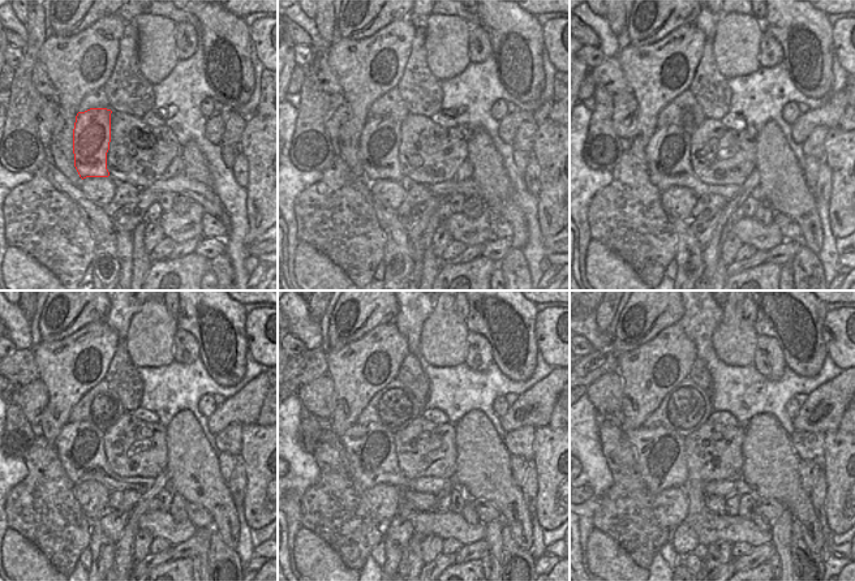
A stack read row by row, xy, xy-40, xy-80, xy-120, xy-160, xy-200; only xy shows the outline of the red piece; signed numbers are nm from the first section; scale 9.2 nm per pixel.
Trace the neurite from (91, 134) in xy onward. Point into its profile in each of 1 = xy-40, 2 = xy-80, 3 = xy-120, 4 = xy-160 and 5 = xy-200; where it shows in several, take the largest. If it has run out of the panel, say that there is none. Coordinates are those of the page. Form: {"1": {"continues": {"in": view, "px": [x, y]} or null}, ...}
{"1": {"continues": {"in": "xy-40", "px": [381, 137]}}, "2": {"continues": {"in": "xy-80", "px": [667, 151]}}, "3": {"continues": {"in": "xy-120", "px": [80, 446]}}, "4": {"continues": {"in": "xy-160", "px": [370, 448]}}, "5": {"continues": {"in": "xy-200", "px": [660, 452]}}}

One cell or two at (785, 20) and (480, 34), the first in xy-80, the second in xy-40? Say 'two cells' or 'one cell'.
two cells

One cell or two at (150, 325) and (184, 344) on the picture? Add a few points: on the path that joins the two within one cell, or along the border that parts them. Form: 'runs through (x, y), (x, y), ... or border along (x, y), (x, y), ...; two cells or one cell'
border along (177, 327), (173, 335), (172, 360); two cells

